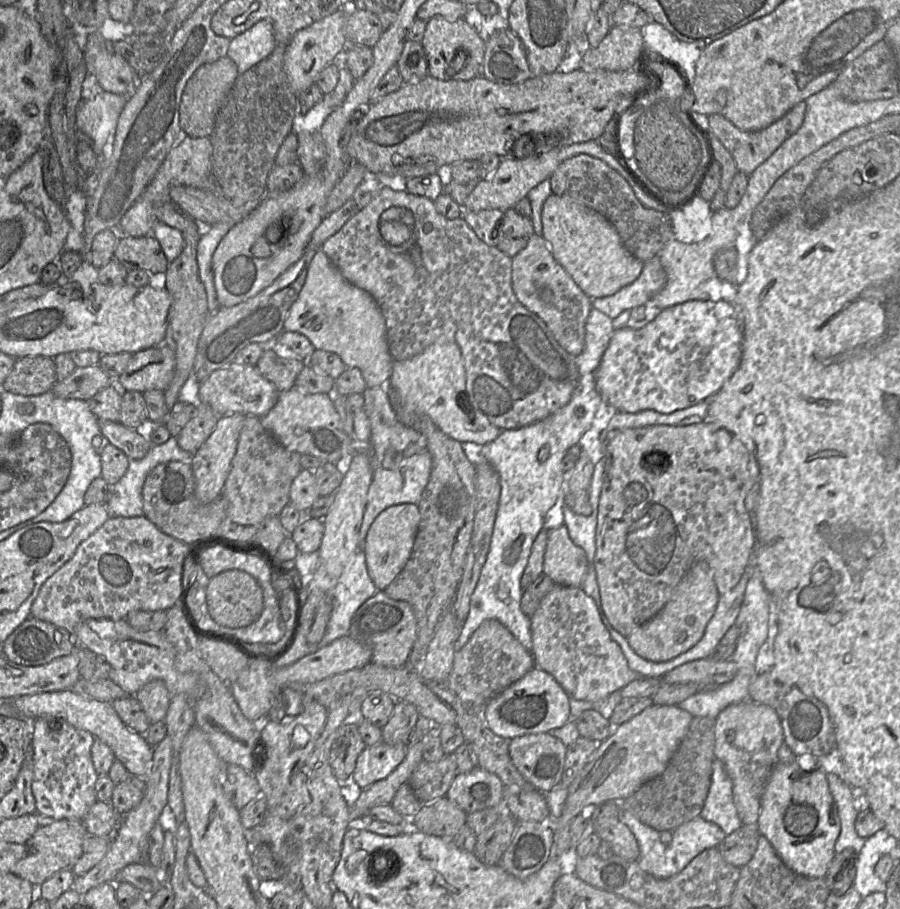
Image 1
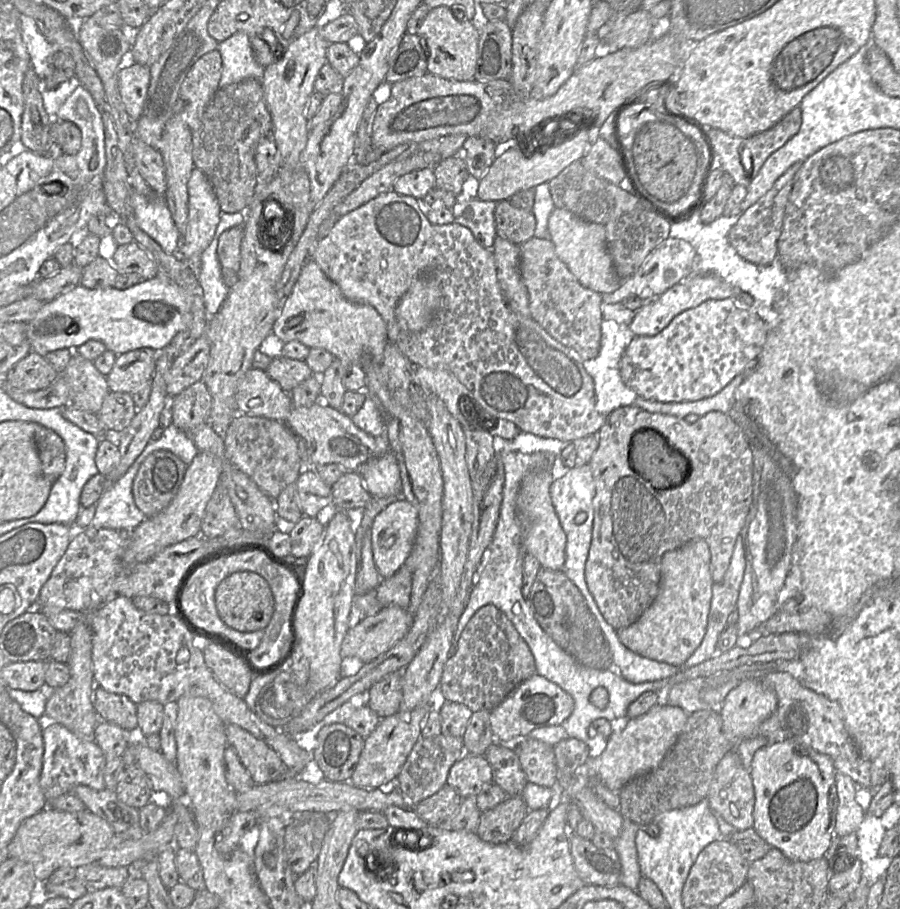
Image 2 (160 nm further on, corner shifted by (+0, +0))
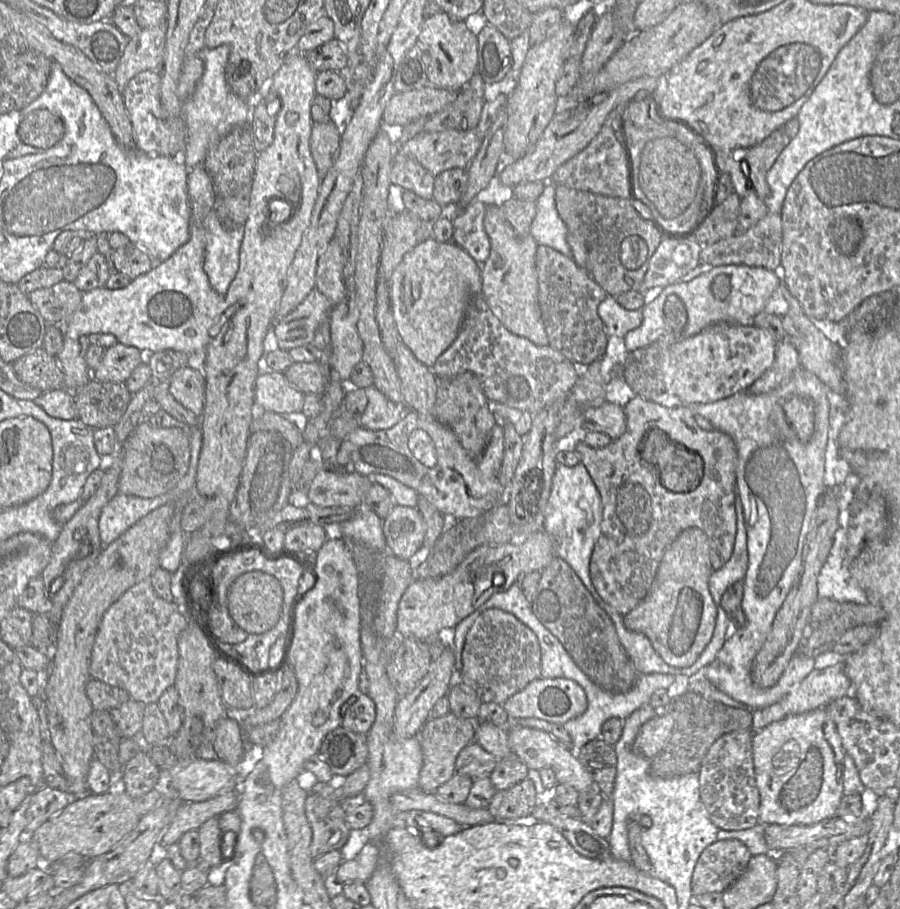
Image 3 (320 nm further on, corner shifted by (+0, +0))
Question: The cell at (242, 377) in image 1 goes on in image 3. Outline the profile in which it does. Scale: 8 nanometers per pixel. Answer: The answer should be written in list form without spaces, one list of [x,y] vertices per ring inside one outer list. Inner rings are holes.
[[[262,367],[255,381],[254,402],[262,410],[286,416],[302,410],[304,394],[288,382],[284,373]]]

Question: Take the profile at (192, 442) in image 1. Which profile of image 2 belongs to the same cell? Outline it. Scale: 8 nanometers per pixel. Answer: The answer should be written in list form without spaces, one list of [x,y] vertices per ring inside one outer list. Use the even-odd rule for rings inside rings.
[[[203,380],[197,381],[180,394],[171,398],[173,423],[180,430],[190,433],[201,425],[210,423],[210,411],[212,407],[211,394]]]

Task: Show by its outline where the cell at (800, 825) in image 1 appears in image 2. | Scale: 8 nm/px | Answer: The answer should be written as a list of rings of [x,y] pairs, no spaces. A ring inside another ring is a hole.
[[[778,740],[758,749],[749,768],[754,787],[756,833],[793,861],[807,862],[823,857],[836,824],[836,772],[828,755],[789,740]]]

